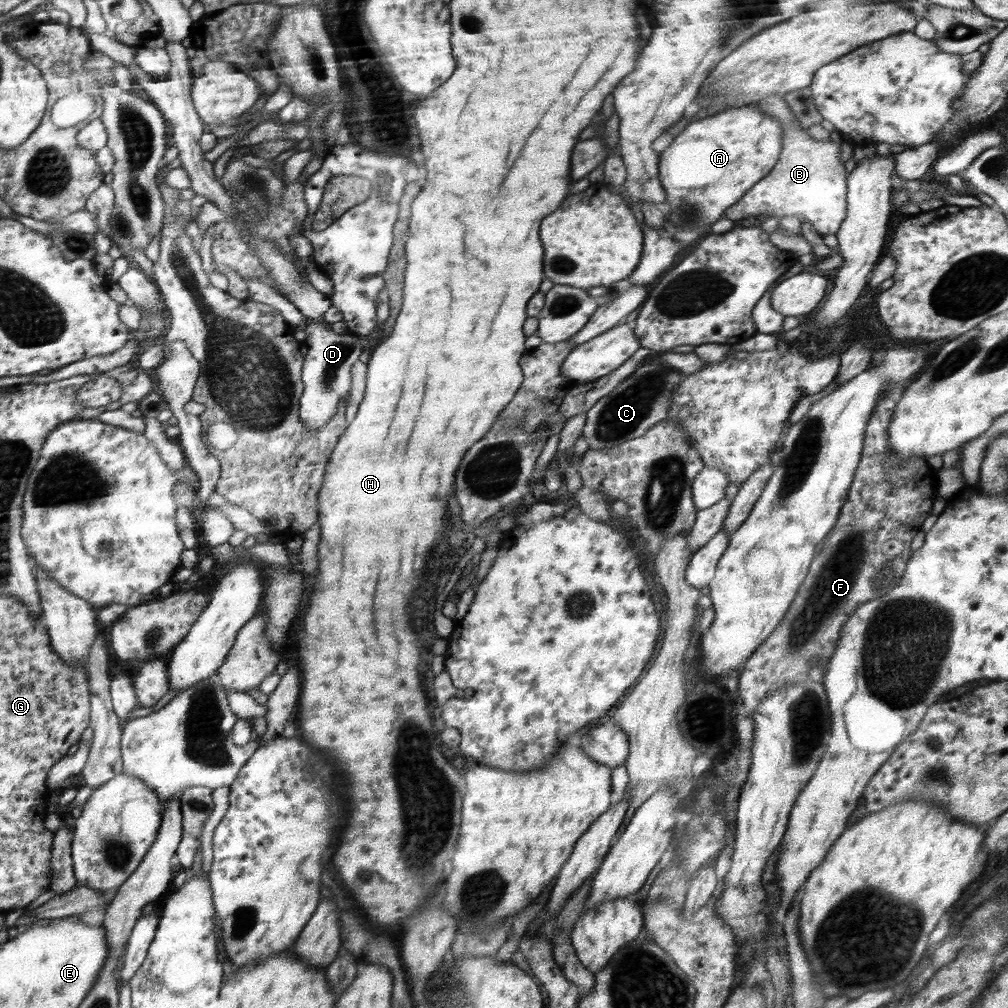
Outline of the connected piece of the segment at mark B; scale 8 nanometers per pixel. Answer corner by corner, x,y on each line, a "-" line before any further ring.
771,94
759,100
758,109
764,114
776,117
782,127
782,148
778,163
766,178
761,178
736,204
733,204
723,218
741,222
744,218
768,214
774,218
796,216
808,220
820,235
836,235
847,215
847,176
845,164
840,159
840,144
831,140
813,139
796,120
786,106
784,97

